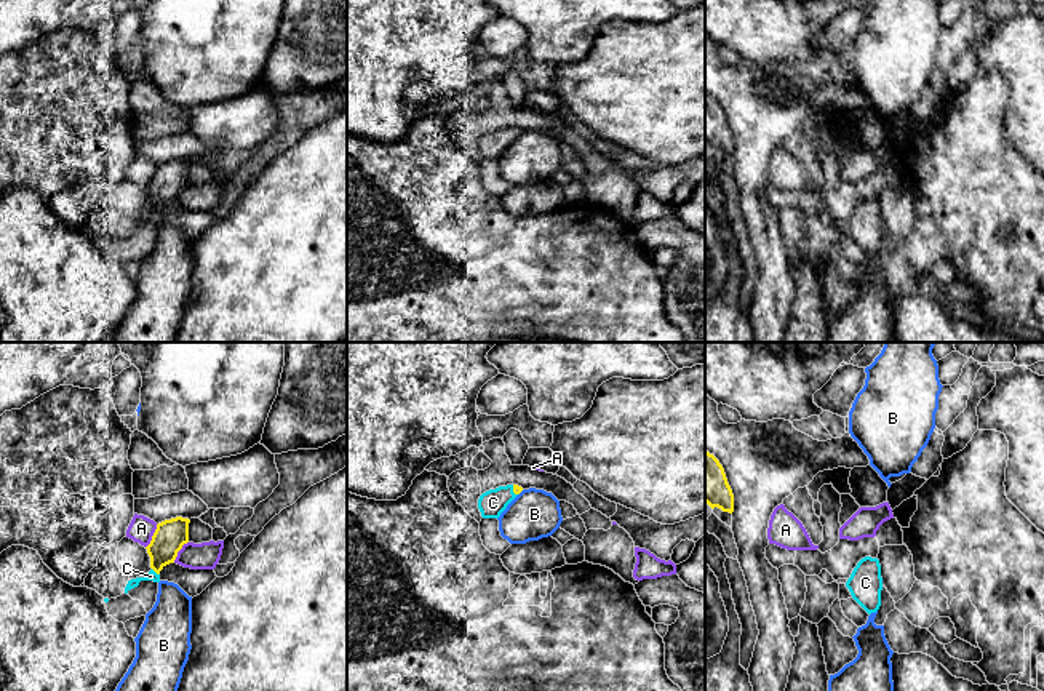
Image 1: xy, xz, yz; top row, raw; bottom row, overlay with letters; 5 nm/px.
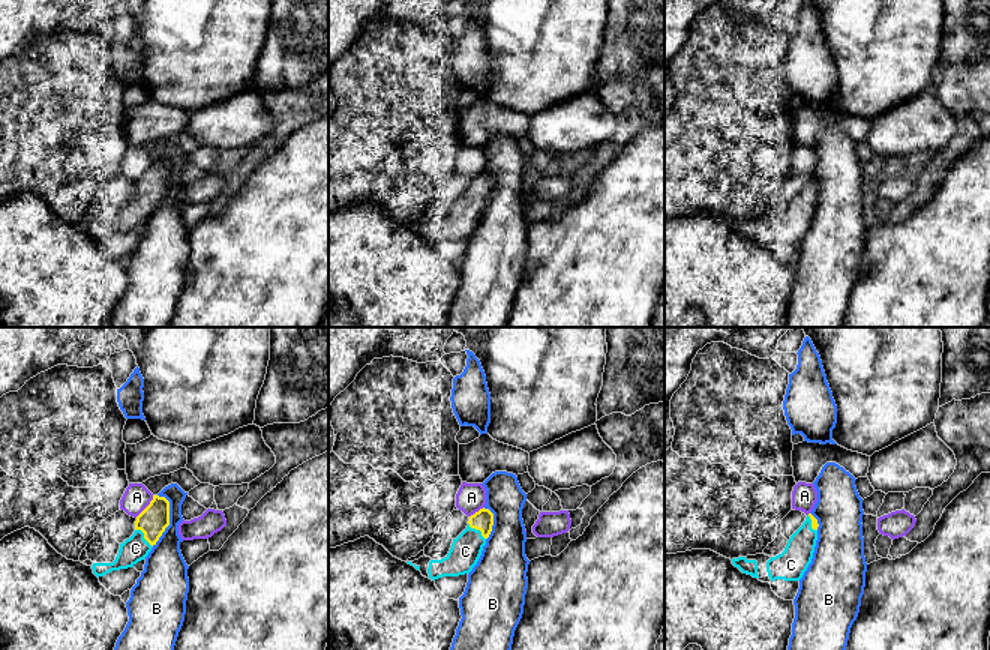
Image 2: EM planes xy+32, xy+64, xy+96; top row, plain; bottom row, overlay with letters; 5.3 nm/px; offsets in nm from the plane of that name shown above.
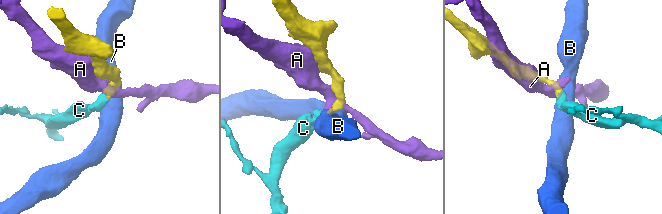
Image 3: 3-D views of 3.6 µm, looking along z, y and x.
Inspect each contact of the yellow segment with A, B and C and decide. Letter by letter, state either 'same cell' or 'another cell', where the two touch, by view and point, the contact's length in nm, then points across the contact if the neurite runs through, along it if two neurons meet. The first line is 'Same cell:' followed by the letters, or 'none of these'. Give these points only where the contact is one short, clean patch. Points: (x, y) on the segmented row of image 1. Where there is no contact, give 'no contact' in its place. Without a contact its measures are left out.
Same cell: C
A: another cell | xy (152, 536) | 130 nm
B: another cell | xz (520, 491) | 40 nm | along xz (523, 490), (518, 495)
C: same cell | xy (155, 571) | 50 nm | across xy (170, 536), (155, 571), (151, 576)

